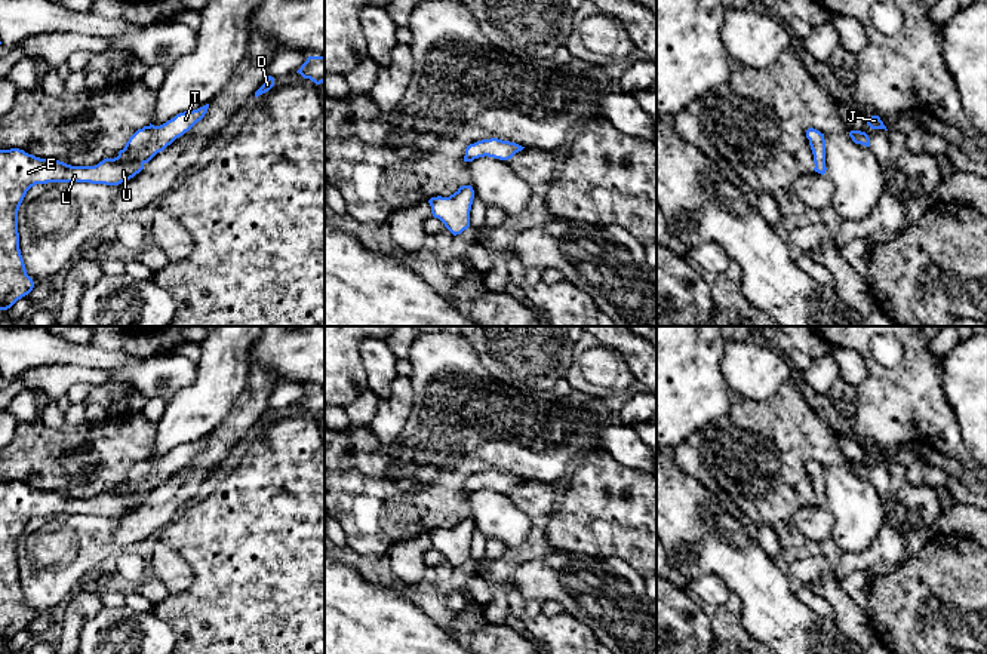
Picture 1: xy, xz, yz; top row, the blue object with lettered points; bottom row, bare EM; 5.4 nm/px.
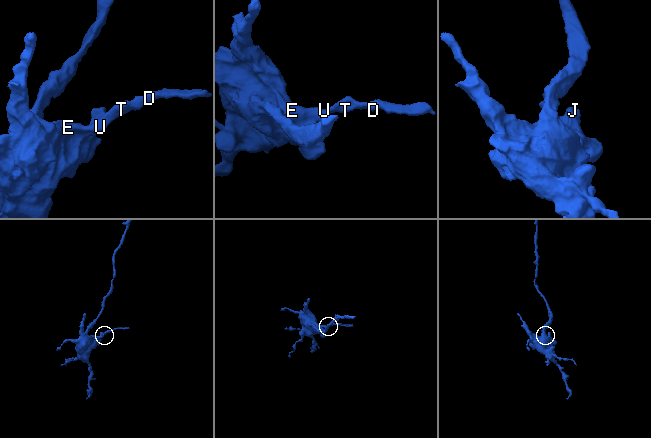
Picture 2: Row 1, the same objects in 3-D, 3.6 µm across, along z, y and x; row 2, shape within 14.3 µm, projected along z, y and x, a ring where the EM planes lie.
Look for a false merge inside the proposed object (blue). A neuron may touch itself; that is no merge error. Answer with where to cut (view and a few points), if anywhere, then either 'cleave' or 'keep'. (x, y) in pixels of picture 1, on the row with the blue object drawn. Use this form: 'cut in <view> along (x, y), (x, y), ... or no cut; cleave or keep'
no cut; keep

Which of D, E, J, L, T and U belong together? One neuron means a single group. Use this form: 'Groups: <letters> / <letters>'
Groups: D E J L T U

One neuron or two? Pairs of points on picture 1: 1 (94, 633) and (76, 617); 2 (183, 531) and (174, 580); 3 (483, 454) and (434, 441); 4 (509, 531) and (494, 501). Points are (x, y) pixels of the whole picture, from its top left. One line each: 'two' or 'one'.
1: two
2: two
3: one
4: one

